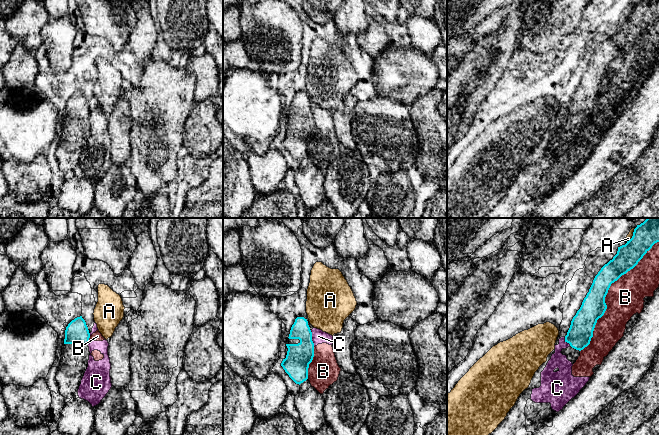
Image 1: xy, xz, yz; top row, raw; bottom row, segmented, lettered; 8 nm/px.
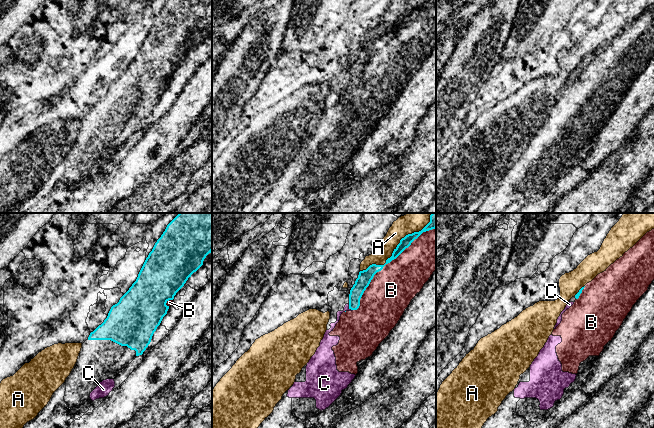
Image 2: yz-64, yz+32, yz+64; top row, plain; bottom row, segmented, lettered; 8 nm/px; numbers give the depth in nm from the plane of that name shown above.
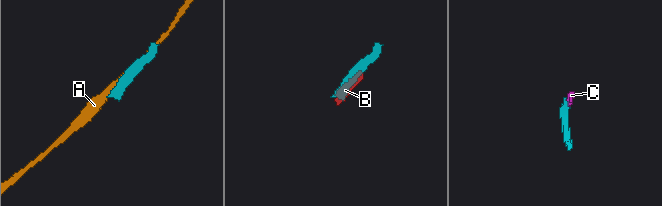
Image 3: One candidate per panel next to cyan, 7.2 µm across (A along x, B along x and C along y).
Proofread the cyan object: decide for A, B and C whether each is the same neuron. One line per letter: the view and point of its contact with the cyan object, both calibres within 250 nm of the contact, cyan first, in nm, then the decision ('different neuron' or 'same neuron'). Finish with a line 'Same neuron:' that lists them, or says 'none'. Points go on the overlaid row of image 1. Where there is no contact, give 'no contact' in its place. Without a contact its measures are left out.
A: yz (633, 235) | 200/50 nm | different neuron
B: yz (606, 294) | 200/300 nm | different neuron
C: xz (311, 338) | 200/110 nm | different neuron
Same neuron: none

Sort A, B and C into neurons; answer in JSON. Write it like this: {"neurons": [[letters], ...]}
{"neurons": [["A"], ["B", "C"]]}

